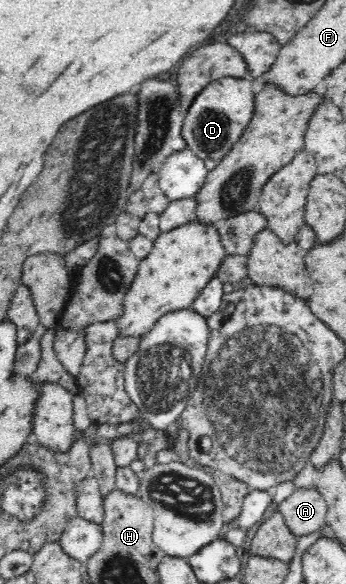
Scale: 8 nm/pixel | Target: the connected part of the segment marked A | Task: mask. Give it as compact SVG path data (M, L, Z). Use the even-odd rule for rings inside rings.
M295 488L293 494L278 505L277 511L296 537L307 536L326 526L328 507L314 489Z

